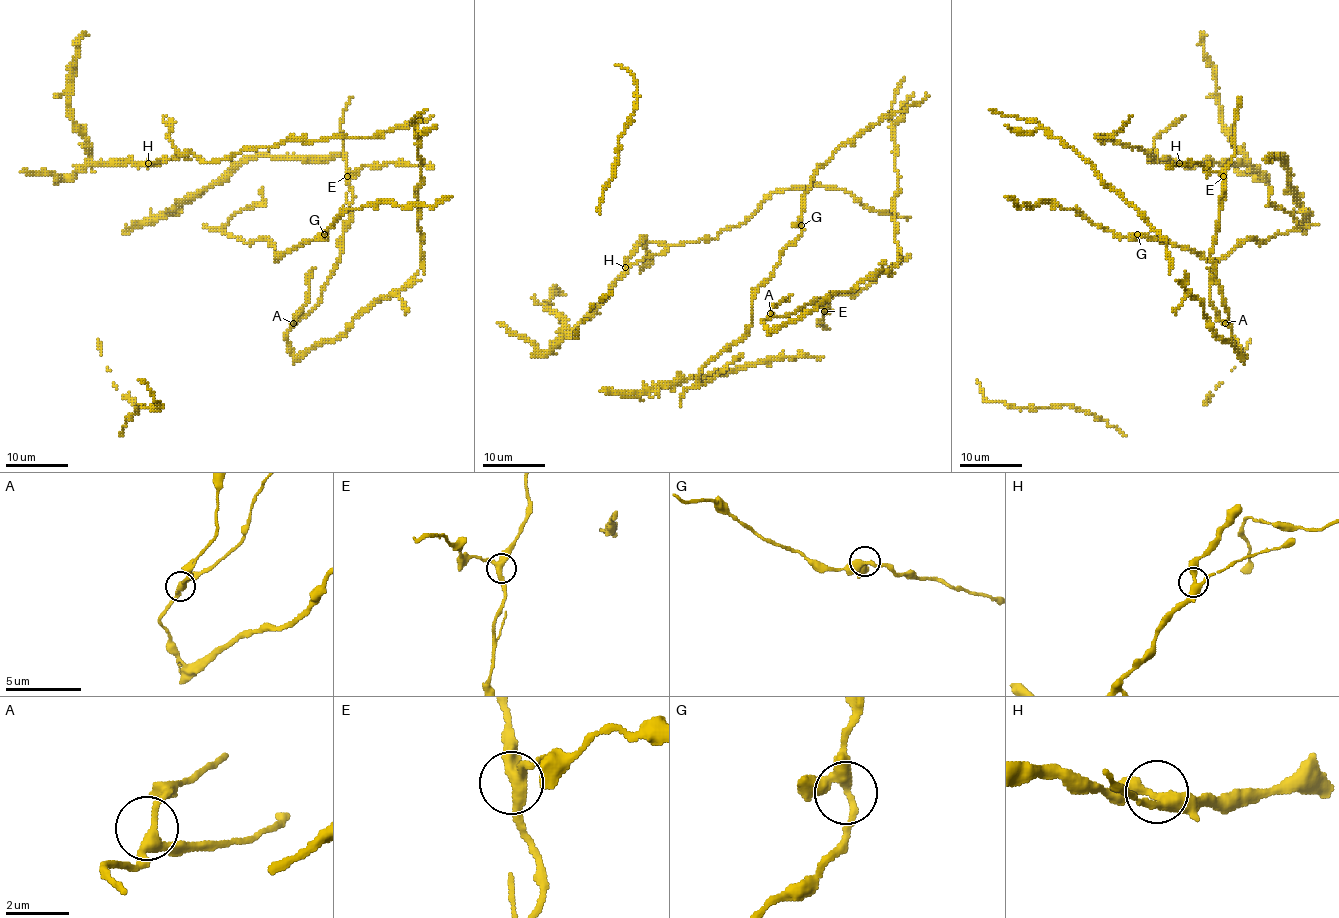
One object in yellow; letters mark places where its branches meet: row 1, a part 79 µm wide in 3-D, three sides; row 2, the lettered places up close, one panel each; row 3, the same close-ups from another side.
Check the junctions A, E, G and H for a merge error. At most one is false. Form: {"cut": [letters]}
{"cut": []}

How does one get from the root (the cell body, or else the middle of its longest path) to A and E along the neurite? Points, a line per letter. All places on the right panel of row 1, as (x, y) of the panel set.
A: (1203, 165), (1220, 174), (1225, 186), (1211, 255), (1221, 301), (1228, 312), (1225, 323)
E: (1203, 165), (1223, 176)

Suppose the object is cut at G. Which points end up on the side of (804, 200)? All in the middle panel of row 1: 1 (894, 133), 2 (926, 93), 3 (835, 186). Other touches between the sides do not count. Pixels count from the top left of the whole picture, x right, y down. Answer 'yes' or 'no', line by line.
1: no
2: yes
3: no

